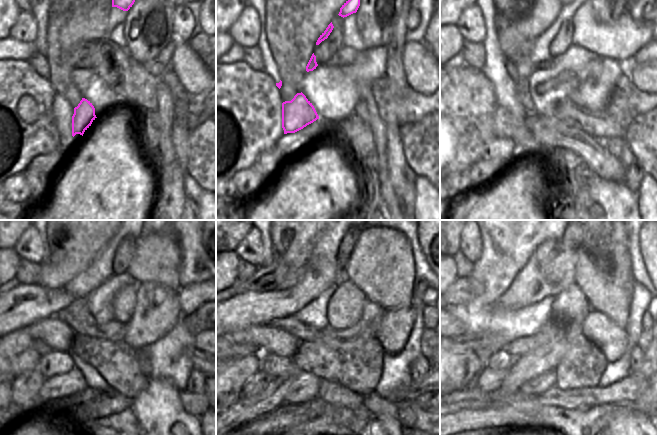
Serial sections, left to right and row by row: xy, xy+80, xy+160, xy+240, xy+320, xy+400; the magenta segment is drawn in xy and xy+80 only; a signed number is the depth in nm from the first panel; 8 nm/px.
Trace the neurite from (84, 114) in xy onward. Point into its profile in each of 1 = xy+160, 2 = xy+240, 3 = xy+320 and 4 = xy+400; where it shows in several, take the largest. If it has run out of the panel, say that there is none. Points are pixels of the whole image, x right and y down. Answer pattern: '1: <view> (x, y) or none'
1: xy+160 (509, 116)
2: xy+240 (52, 334)
3: xy+320 (273, 339)
4: xy+400 (460, 331)

